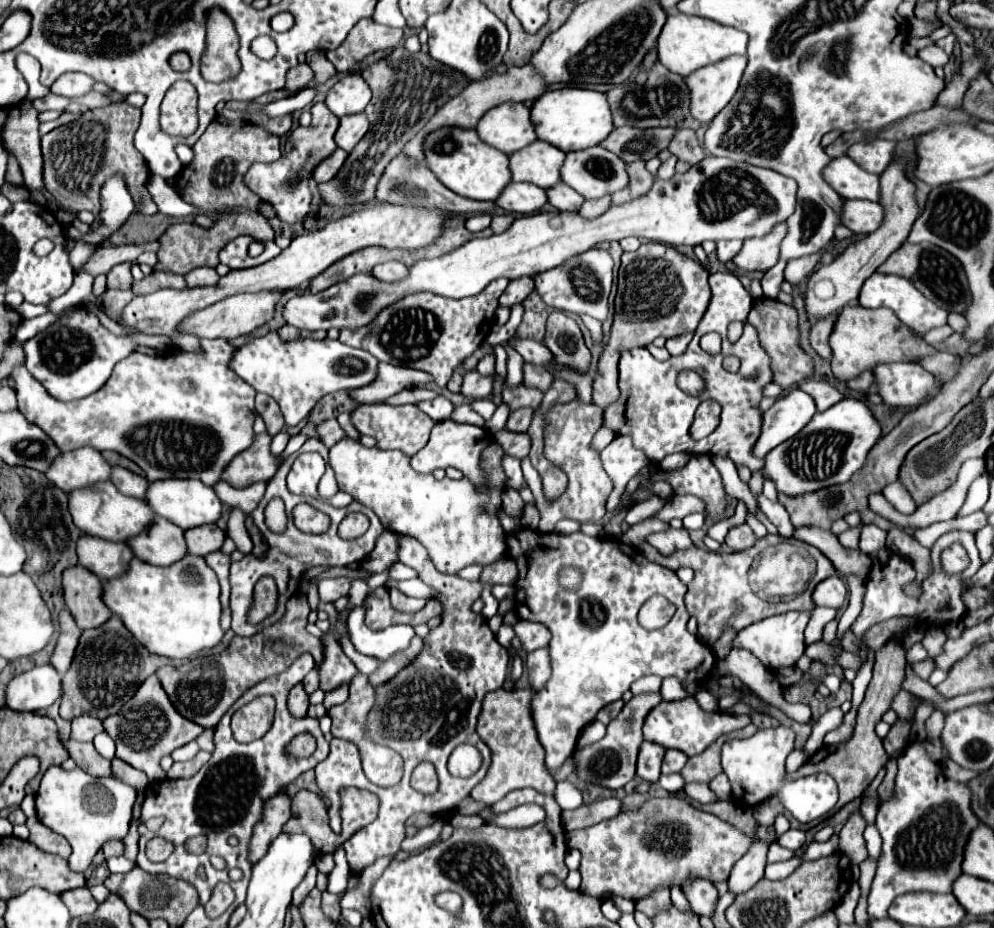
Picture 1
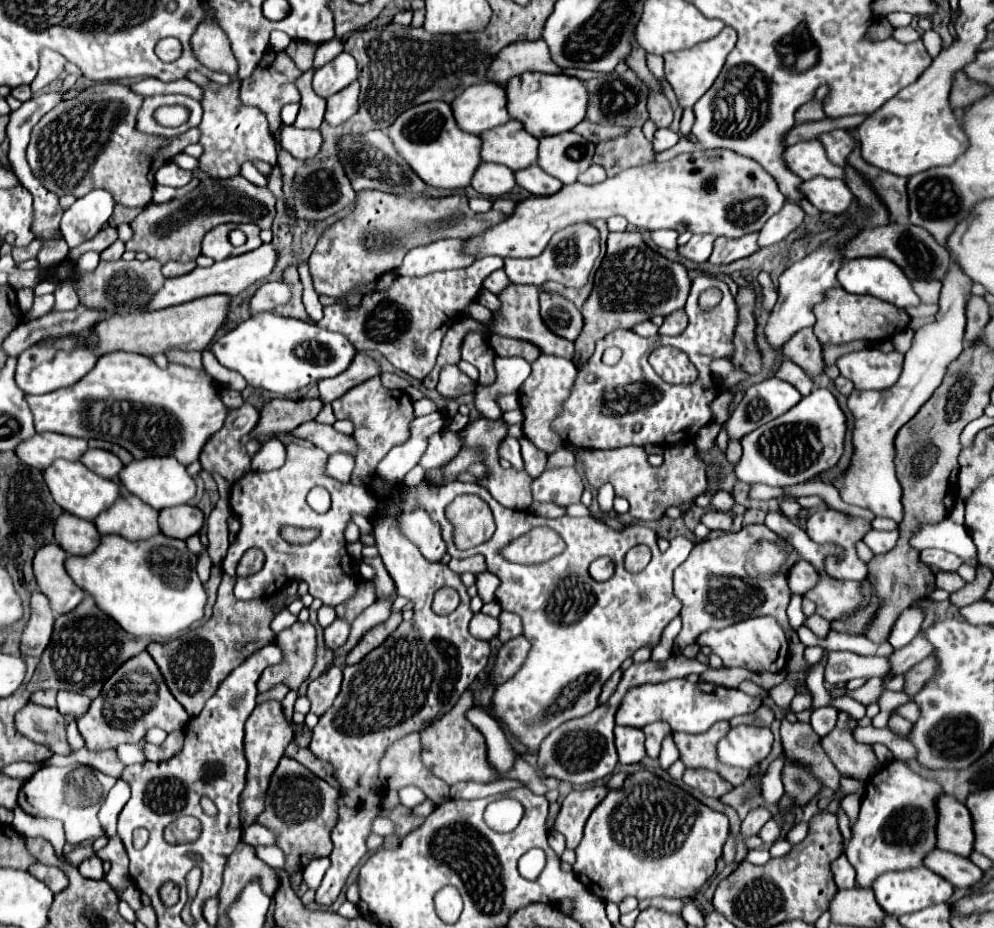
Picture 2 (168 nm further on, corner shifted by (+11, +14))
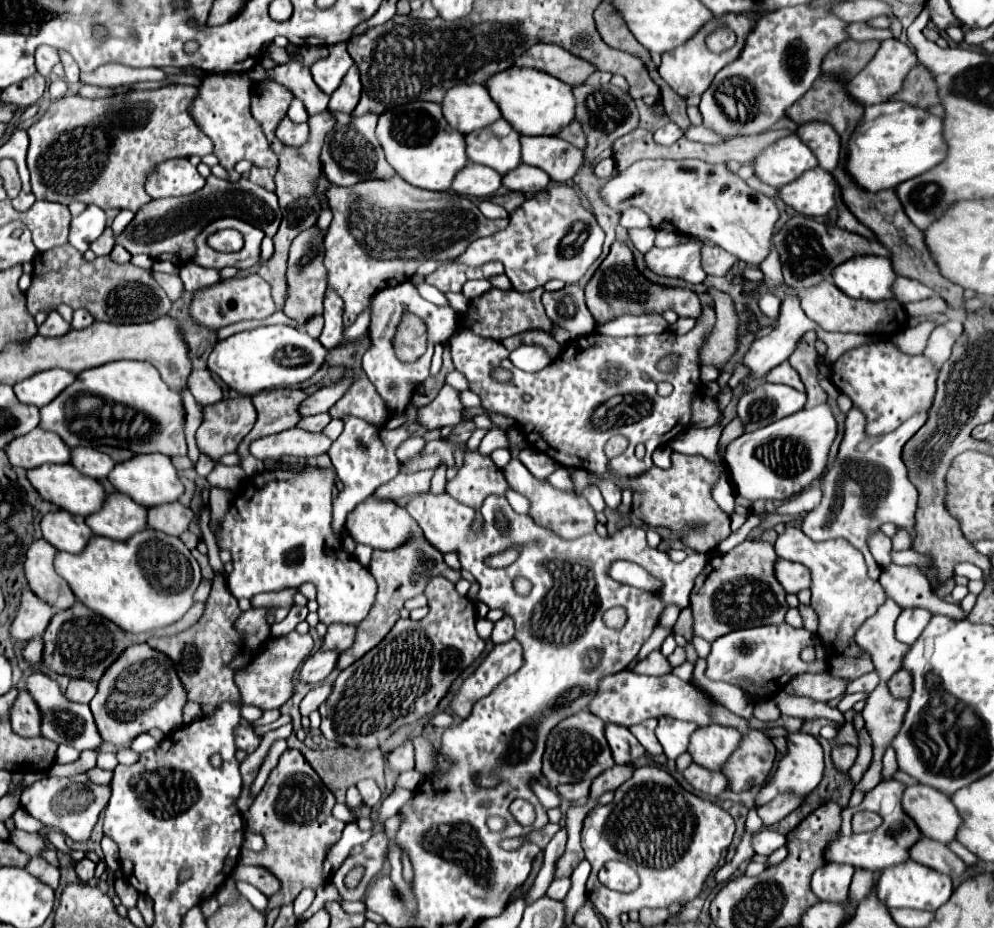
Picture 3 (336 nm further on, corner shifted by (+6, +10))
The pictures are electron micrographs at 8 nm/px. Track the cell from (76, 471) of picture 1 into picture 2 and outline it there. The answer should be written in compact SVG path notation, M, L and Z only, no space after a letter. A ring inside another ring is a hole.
M38 433L36 437L20 445L20 449L16 449L16 455L30 467L46 469L56 459L80 461L86 449L86 439L76 439L60 433Z

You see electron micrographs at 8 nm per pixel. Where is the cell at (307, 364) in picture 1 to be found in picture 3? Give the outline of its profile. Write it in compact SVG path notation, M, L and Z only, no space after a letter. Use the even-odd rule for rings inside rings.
M263 325L219 341L209 355L209 369L217 373L229 389L253 397L265 389L297 385L309 379L323 365L325 357L327 349L305 331L289 325Z

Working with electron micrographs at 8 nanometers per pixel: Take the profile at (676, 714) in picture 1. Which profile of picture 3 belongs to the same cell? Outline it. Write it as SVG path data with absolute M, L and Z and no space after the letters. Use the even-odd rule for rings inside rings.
M623 669L599 681L597 693L591 699L587 709L599 719L603 719L605 723L617 723L623 727L637 725L649 717L661 717L661 715L695 721L699 727L707 727L709 703L711 699L701 689L697 689L693 683L681 681L671 673L665 677L647 677L647 675L637 675L631 669Z

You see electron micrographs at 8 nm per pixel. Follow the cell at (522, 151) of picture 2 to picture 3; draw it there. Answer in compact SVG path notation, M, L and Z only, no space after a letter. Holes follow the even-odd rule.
M505 119L465 135L465 151L469 161L487 165L501 175L521 163L519 133Z

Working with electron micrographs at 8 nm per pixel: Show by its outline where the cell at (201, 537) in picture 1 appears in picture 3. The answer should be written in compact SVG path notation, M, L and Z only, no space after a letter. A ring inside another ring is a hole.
M173 501L147 509L147 521L151 529L179 537L193 521L193 511L179 501Z

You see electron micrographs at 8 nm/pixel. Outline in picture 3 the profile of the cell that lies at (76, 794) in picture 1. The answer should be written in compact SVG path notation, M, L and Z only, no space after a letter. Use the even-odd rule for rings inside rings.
M85 773L73 777L43 777L33 785L27 785L21 795L23 809L41 821L45 827L53 827L57 831L65 831L75 841L89 839L101 809L109 801L111 789L107 785L93 785Z

